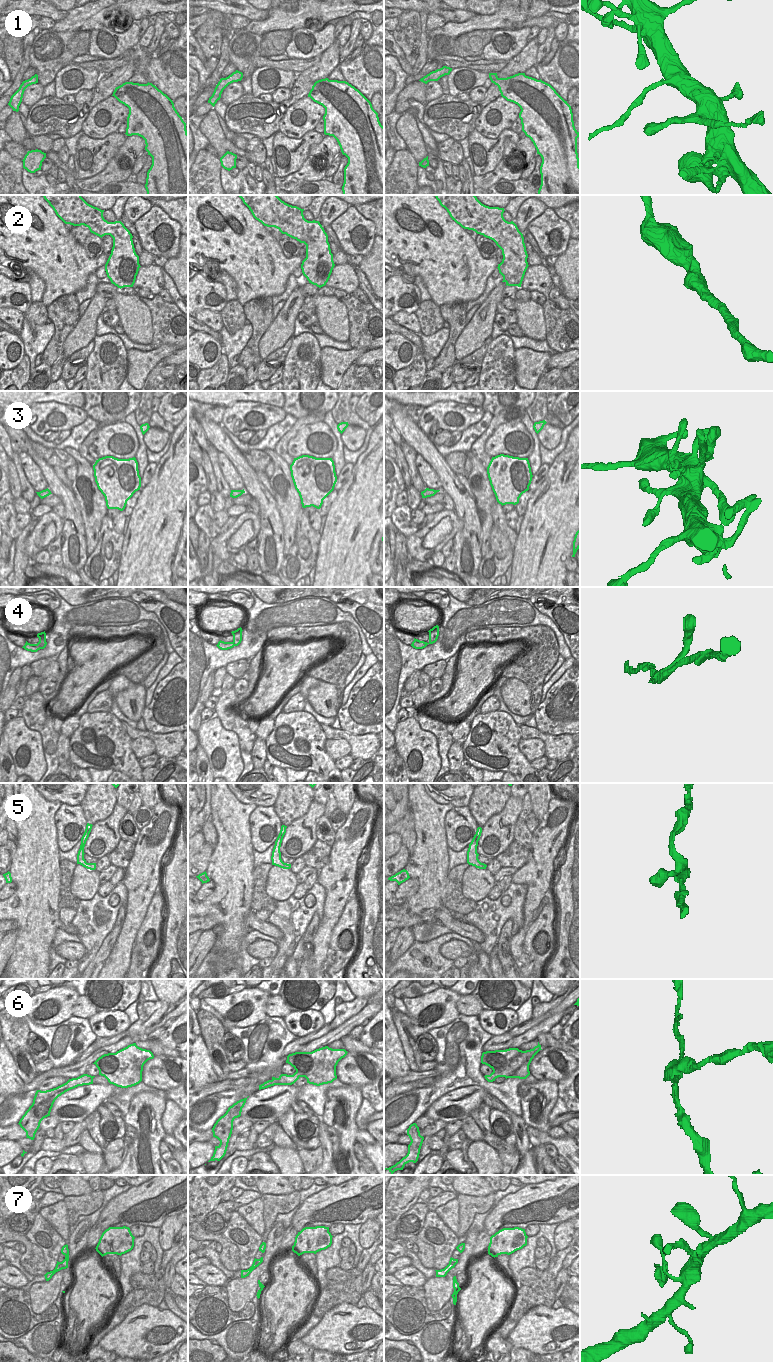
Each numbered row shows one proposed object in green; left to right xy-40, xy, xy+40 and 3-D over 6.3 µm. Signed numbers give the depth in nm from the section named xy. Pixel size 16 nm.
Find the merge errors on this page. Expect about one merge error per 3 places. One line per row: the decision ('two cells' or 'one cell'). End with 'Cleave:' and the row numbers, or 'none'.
1: two cells
2: one cell
3: one cell
4: one cell
5: one cell
6: two cells
7: two cells
Cleave: 1, 6, 7

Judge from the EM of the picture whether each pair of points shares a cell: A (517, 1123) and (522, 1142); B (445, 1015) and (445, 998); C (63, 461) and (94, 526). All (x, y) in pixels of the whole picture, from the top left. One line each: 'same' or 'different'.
A: same
B: same
C: different

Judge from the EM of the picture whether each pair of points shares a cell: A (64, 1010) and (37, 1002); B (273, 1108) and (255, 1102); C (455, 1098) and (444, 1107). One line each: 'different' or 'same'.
A: same
B: same
C: same

